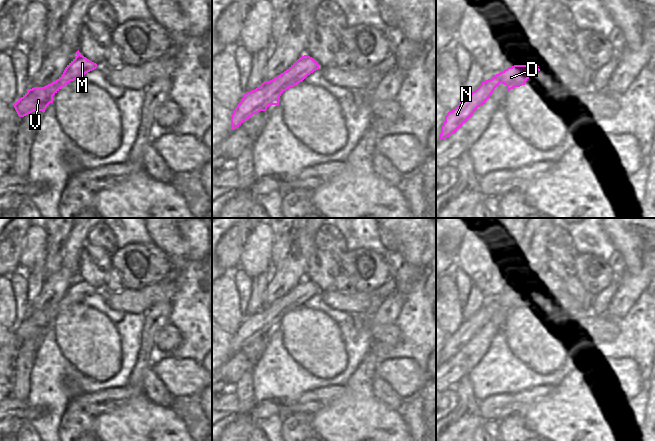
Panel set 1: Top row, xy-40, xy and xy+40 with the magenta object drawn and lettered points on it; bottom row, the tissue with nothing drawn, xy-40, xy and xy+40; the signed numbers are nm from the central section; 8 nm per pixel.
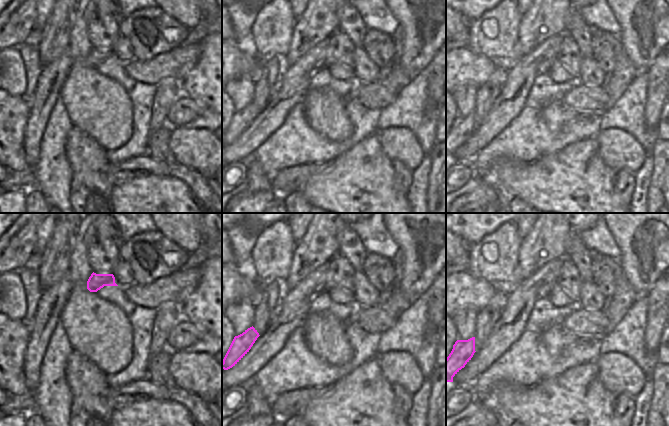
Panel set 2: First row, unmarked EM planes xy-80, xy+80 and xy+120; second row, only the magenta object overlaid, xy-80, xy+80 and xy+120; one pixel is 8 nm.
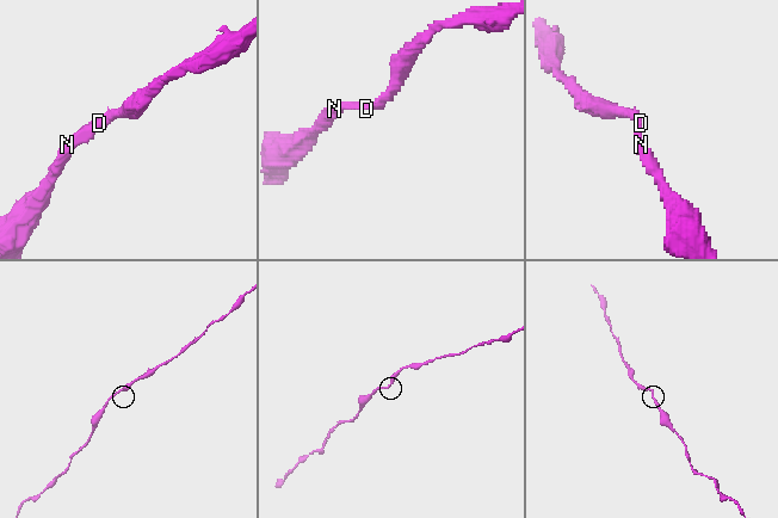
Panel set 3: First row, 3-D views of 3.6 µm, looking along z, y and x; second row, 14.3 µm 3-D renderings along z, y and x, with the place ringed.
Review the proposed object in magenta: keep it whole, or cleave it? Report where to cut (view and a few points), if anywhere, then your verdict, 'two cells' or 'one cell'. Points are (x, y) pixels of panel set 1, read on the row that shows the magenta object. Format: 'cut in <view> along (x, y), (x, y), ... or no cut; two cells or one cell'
no cut; one cell

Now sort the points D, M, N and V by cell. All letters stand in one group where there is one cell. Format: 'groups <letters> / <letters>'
groups D M N V

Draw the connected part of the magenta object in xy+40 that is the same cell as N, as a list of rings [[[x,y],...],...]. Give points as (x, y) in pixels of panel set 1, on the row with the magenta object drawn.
[[[514,65],[483,81],[472,93],[463,97],[461,102],[445,116],[441,126],[439,140],[446,139],[455,133],[491,96],[500,84],[507,86],[507,92],[514,87],[525,85],[525,82],[536,72],[540,71],[538,65]]]

